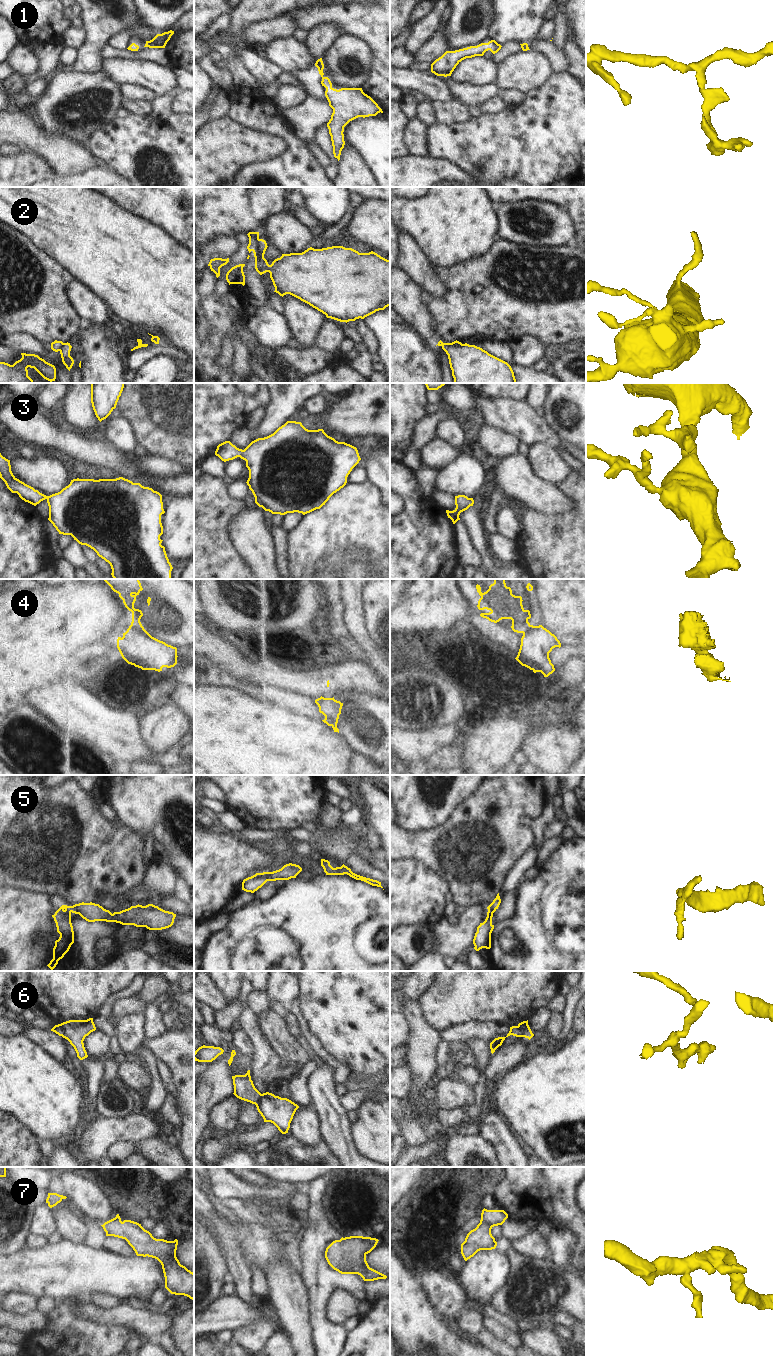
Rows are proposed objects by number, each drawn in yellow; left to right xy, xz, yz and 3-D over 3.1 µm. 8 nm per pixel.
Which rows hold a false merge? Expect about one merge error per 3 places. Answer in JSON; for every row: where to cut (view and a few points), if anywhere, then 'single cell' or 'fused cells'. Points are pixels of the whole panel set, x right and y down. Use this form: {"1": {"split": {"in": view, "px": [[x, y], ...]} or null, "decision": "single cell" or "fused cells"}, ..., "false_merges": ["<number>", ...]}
{"1": {"split": null, "decision": "single cell"}, "2": {"split": {"in": "xz", "px": [[259, 239], [255, 268]]}, "decision": "fused cells"}, "3": {"split": null, "decision": "single cell"}, "4": {"split": {"in": "xz", "px": [[338, 716], [325, 718]]}, "decision": "fused cells"}, "5": {"split": null, "decision": "single cell"}, "6": {"split": {"in": "xy", "px": [[59, 1024], [63, 1036]]}, "decision": "fused cells"}, "7": {"split": null, "decision": "single cell"}, "false_merges": ["2", "4", "6"]}

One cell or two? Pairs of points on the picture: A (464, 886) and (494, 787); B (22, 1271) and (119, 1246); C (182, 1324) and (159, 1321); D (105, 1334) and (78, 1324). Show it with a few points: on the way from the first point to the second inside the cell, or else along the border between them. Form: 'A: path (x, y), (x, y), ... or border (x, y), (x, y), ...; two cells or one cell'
A: path (480, 861), (496, 841), (498, 812); one cell
B: border (104, 1248), (128, 1258); two cells
C: border (175, 1317), (172, 1323), (172, 1330), (169, 1333); two cells
D: path (98, 1334), (88, 1334), (85, 1331); one cell

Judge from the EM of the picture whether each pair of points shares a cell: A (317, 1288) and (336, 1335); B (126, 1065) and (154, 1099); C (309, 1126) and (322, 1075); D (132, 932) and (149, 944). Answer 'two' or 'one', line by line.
A: one
B: two
C: two
D: two

